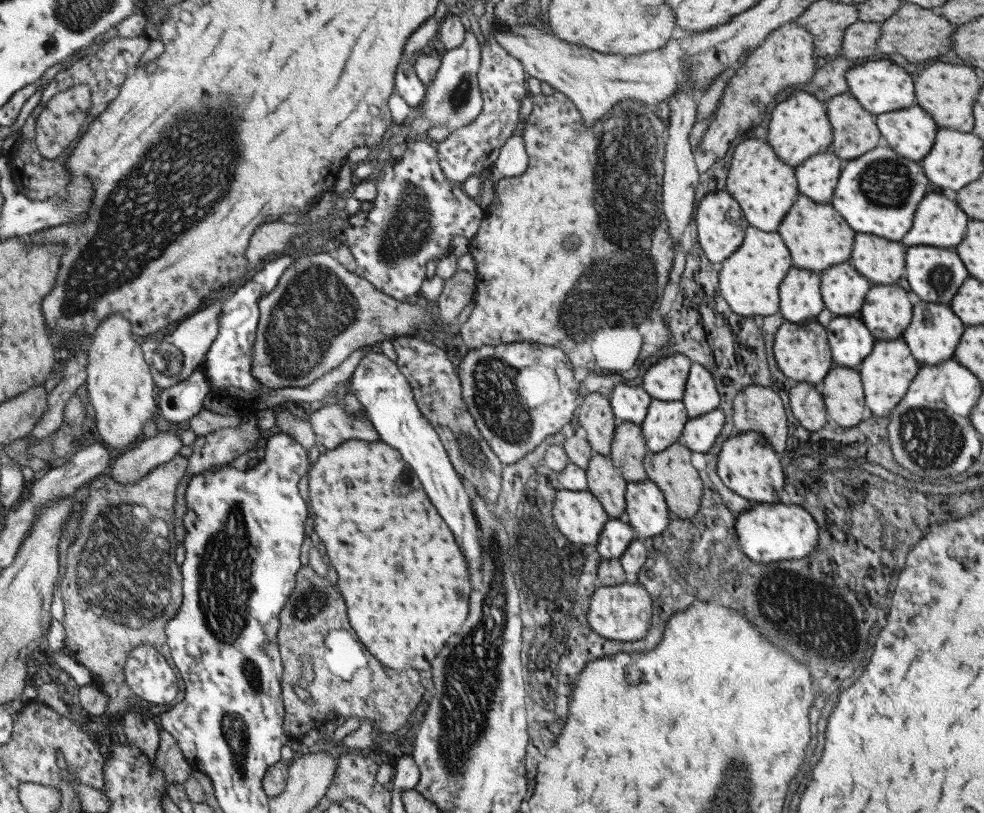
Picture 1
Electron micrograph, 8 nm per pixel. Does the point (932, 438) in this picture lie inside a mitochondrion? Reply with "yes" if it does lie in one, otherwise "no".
yes

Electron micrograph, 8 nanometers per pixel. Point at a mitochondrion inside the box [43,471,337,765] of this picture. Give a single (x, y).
(122, 571)

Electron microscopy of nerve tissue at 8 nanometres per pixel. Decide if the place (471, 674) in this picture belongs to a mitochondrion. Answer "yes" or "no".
yes

